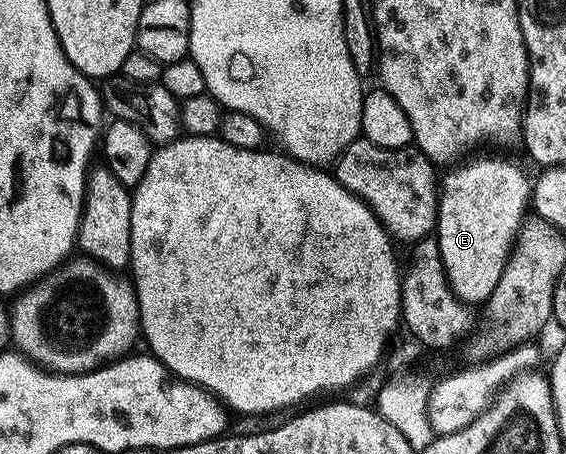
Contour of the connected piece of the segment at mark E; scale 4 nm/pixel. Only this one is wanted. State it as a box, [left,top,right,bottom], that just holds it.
[434,158,532,304]

